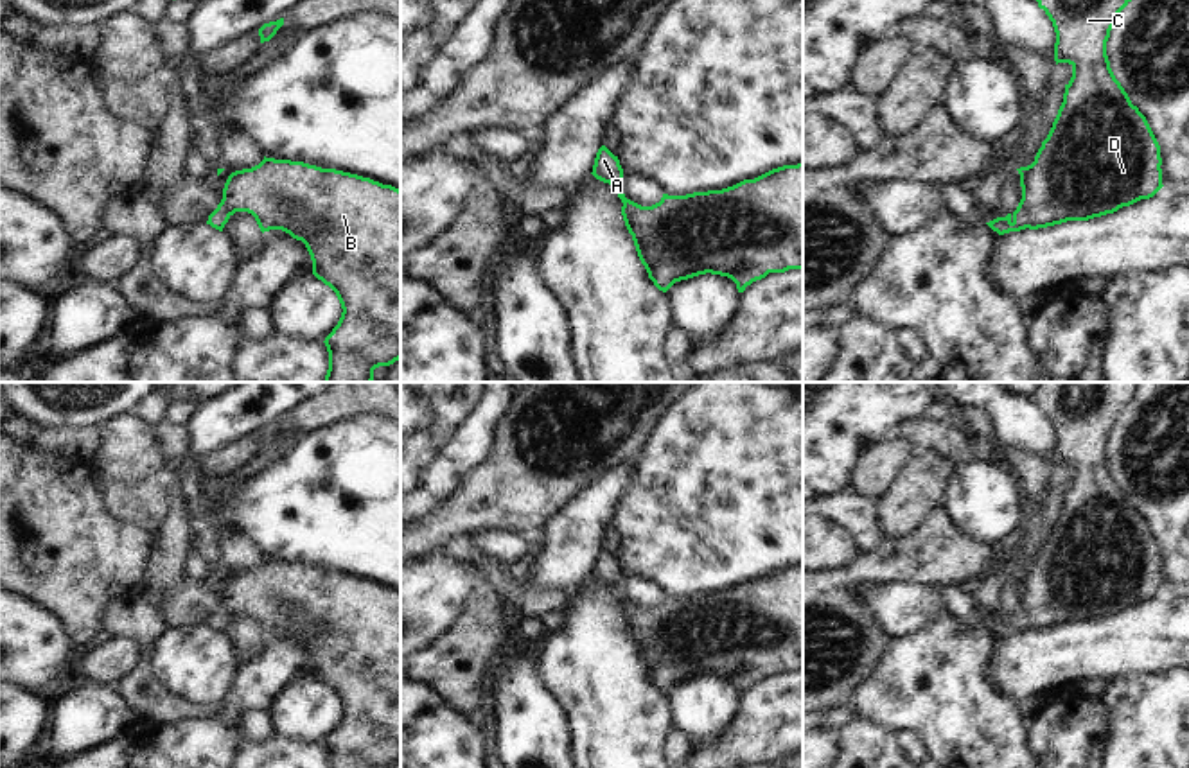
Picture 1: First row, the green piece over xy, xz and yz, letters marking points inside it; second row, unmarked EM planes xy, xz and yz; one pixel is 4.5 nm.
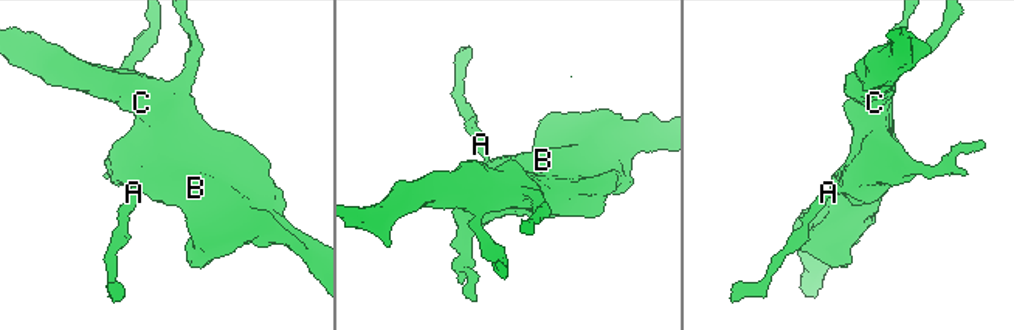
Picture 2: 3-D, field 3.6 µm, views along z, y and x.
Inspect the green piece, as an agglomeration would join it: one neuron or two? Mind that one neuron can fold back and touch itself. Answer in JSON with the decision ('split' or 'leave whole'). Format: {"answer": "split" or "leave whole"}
{"answer": "leave whole"}

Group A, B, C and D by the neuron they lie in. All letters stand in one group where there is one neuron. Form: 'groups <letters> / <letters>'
groups A B C D

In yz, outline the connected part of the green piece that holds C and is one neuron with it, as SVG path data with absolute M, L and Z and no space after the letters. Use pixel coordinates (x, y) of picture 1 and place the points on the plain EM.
M1042 382L1033 397L1056 434L1054 463L1069 465L1072 479L1035 563L1017 571L1022 601L1013 615L986 624L999 637L1088 623L1153 599L1162 587L1160 547L1137 508L1115 481L1106 443L1117 416L1132 404L1139 382Z

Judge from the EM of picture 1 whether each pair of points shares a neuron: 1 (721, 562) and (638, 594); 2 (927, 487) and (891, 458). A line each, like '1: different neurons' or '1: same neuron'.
1: different neurons
2: different neurons

